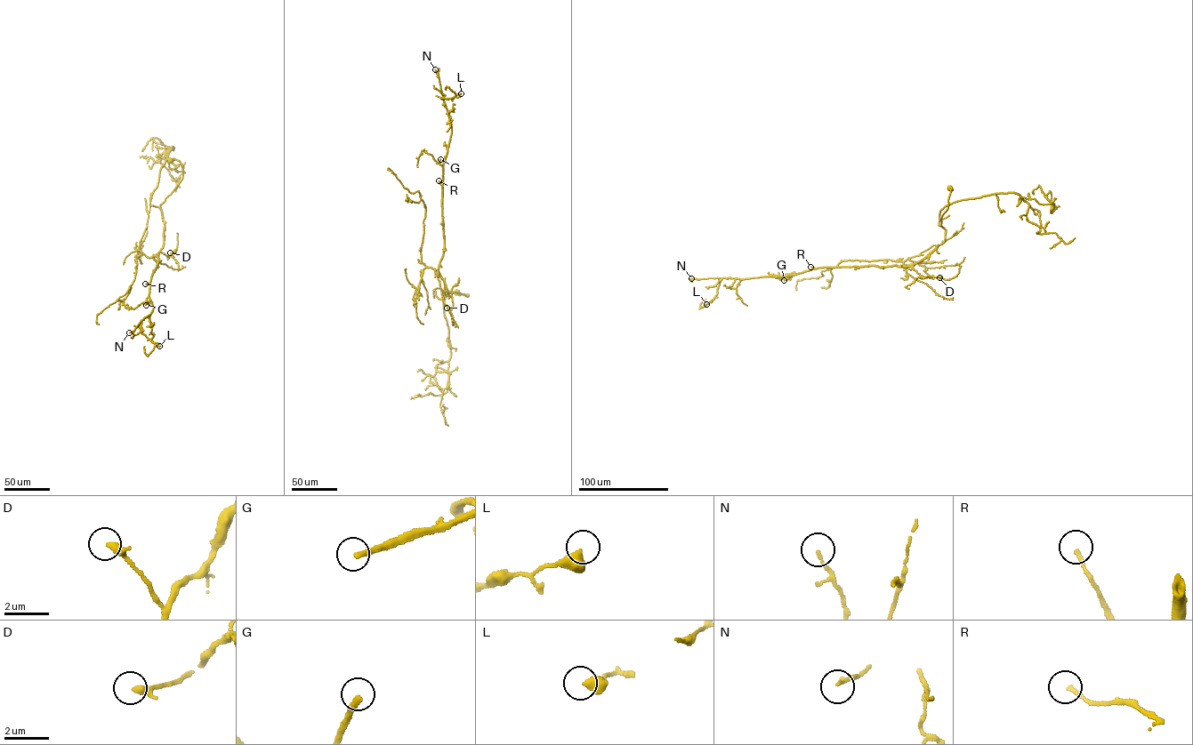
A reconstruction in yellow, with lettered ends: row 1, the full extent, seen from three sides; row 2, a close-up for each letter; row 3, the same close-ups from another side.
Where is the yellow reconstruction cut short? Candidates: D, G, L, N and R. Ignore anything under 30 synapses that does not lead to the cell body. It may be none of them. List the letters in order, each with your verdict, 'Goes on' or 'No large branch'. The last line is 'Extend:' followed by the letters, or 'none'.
D: No large branch
G: Goes on
L: No large branch
N: No large branch
R: No large branch
Extend: G

